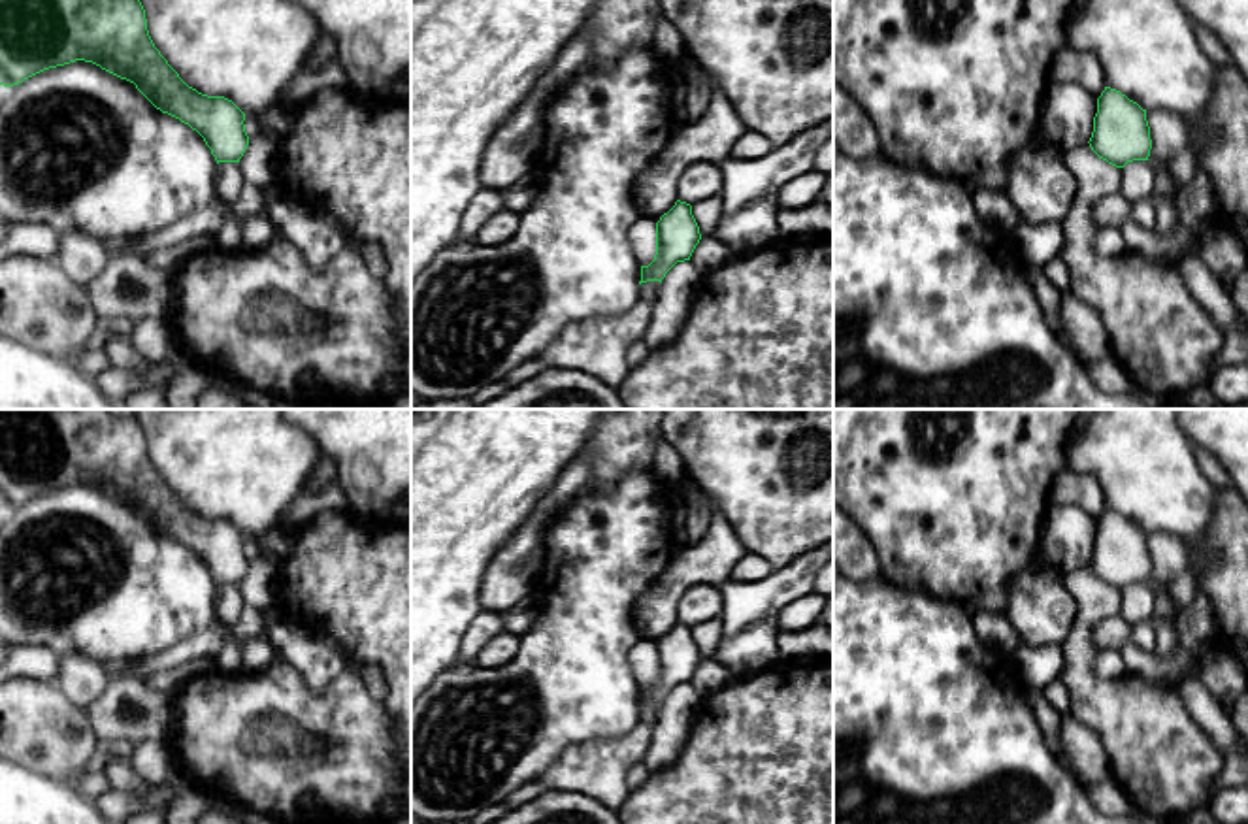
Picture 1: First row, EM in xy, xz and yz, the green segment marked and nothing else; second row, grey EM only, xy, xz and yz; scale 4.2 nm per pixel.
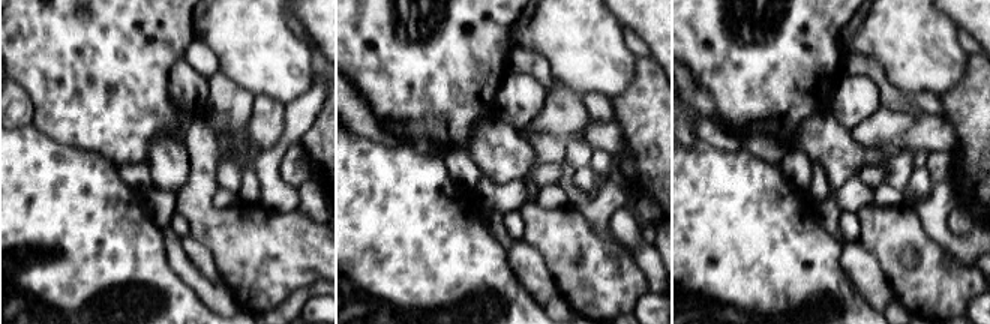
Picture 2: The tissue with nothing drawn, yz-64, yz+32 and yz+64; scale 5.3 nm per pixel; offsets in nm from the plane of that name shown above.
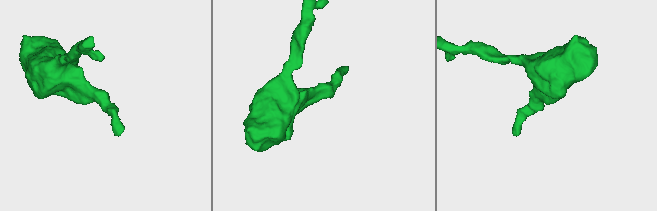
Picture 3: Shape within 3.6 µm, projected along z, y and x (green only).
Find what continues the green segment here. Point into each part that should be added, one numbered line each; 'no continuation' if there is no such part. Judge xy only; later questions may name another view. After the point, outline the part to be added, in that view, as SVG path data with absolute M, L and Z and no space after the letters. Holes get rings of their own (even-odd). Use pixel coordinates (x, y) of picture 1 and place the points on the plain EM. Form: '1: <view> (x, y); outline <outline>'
no continuation

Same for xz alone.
no continuation

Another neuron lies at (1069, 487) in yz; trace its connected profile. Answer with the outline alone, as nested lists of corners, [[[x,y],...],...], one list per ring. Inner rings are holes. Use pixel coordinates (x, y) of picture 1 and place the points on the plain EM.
[[[1063,470],[1052,483],[1050,500],[1082,507],[1095,520],[1105,513],[1105,494],[1095,477]]]

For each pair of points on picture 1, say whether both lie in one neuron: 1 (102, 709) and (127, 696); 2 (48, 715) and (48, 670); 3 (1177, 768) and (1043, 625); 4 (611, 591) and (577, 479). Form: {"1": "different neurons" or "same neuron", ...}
{"1": "same neuron", "2": "different neurons", "3": "different neurons", "4": "different neurons"}

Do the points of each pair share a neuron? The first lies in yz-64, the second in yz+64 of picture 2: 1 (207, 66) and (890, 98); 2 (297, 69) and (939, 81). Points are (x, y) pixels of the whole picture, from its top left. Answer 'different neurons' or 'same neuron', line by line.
1: same neuron
2: same neuron

